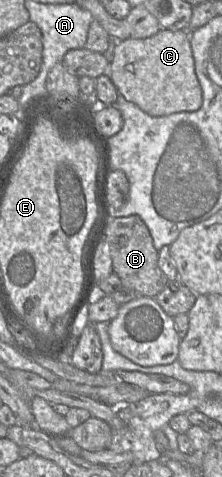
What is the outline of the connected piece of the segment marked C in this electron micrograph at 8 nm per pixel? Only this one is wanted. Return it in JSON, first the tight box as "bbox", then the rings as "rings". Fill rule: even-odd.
{"bbox":[110,29,203,116],"rings":[[[160,29],[148,38],[119,41],[110,62],[110,79],[127,101],[151,116],[194,112],[203,102],[188,30]]]}

